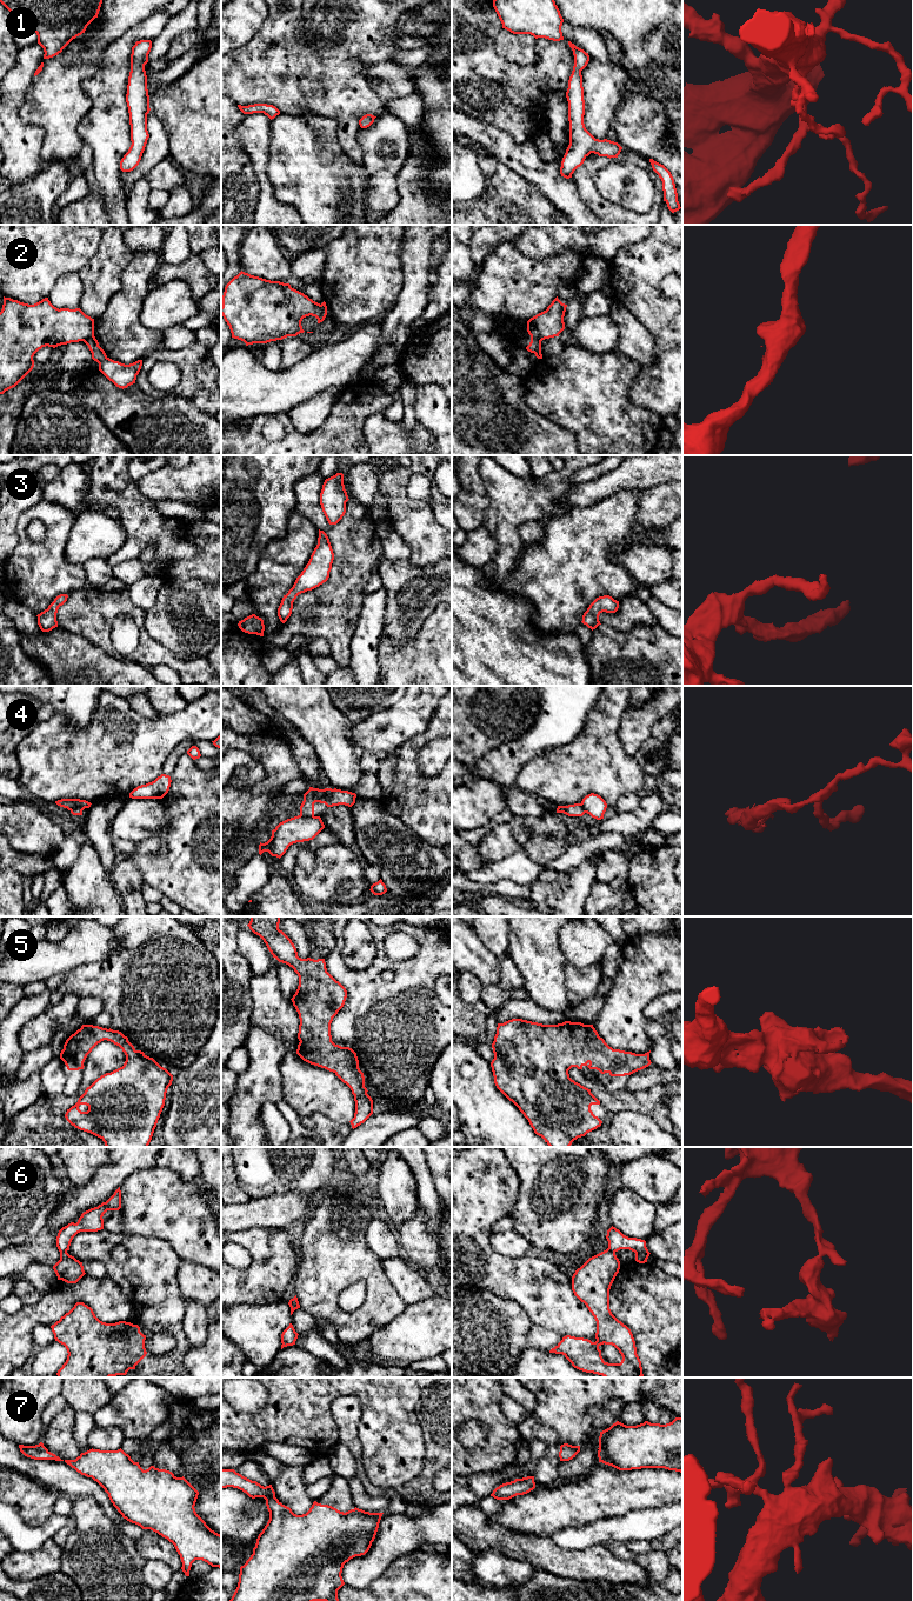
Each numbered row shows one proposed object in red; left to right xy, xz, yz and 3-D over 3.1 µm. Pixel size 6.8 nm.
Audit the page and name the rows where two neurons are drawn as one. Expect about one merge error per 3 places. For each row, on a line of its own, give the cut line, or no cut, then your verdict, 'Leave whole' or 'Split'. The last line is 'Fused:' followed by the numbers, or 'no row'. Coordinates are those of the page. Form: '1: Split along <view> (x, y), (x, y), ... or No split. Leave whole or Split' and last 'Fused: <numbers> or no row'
1: No split. Leave whole
2: Split along yz (531, 337), (540, 341). Split
3: No split. Leave whole
4: Split along xz (300, 814), (313, 816). Split
5: No split. Leave whole
6: Split along yz (607, 1248), (614, 1253). Split
7: No split. Leave whole
Fused: 2, 4, 6

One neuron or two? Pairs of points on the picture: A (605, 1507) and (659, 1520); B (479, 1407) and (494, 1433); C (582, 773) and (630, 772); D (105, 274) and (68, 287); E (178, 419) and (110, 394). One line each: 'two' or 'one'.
A: two
B: one
C: one
D: two
E: one

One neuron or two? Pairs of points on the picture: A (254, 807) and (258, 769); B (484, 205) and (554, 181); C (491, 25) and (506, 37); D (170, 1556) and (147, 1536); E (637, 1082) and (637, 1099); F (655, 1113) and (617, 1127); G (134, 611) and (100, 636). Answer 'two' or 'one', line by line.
A: two
B: two
C: two
D: one
E: two
F: two
G: one

